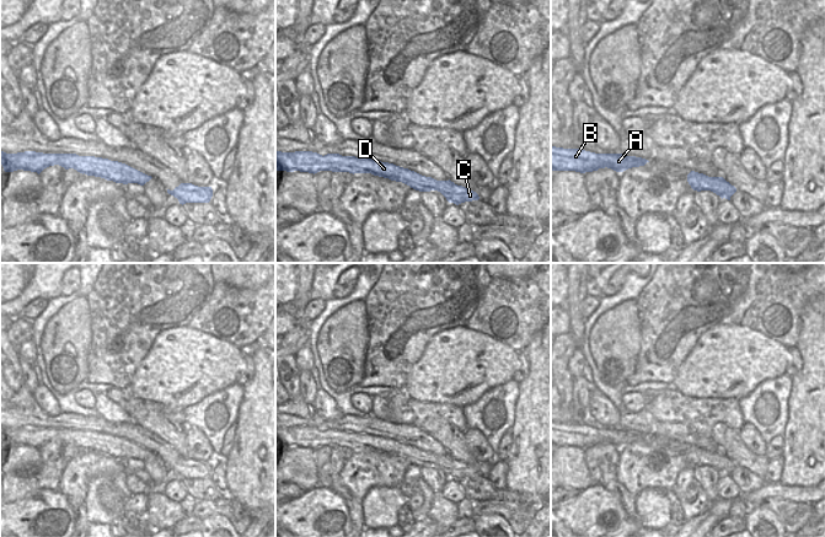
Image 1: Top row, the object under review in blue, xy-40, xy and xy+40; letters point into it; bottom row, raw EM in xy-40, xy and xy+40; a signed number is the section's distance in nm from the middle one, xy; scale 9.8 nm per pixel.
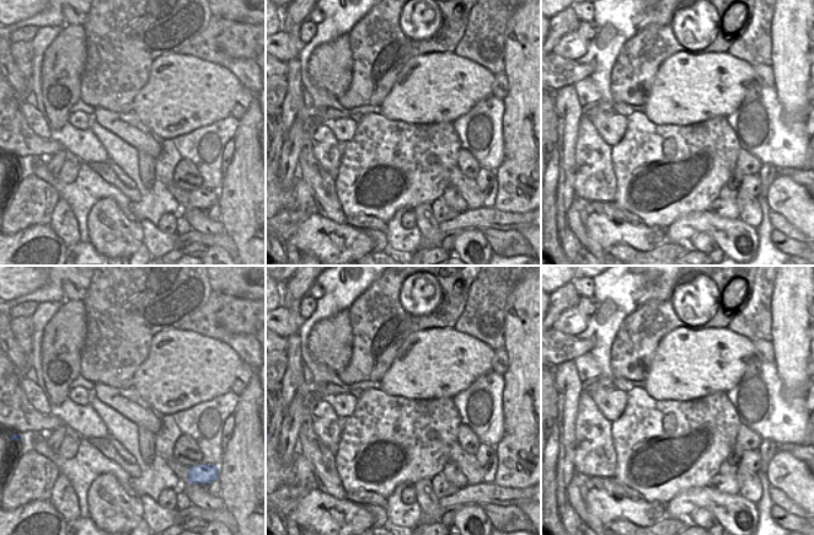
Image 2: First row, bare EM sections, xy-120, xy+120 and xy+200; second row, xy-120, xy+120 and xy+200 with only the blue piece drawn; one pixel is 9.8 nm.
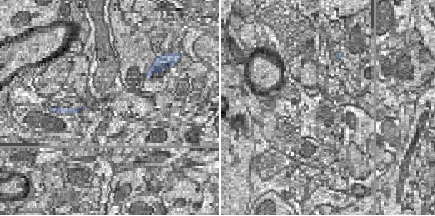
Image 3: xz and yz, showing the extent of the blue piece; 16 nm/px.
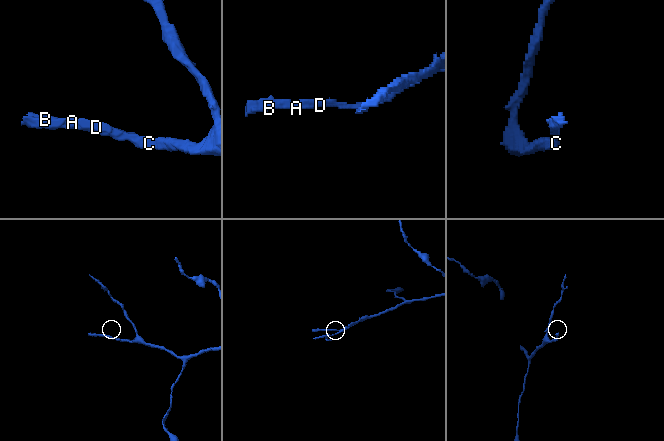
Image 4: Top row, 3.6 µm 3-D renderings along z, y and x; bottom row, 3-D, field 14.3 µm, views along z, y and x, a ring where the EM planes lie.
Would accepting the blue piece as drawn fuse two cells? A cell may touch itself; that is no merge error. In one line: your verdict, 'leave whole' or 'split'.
leave whole

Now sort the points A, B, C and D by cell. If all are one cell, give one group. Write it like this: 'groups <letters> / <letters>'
groups A B C D

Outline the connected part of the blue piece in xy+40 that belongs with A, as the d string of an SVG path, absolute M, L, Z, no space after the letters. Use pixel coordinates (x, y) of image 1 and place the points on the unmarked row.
M551 421L551 446L585 449L607 442L616 447L623 447L632 442L644 441L647 437L649 436L645 434L622 429L595 429L583 424Z

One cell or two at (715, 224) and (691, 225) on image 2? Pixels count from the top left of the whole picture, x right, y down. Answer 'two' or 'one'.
one

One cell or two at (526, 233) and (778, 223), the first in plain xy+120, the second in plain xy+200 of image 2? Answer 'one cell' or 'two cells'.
one cell

